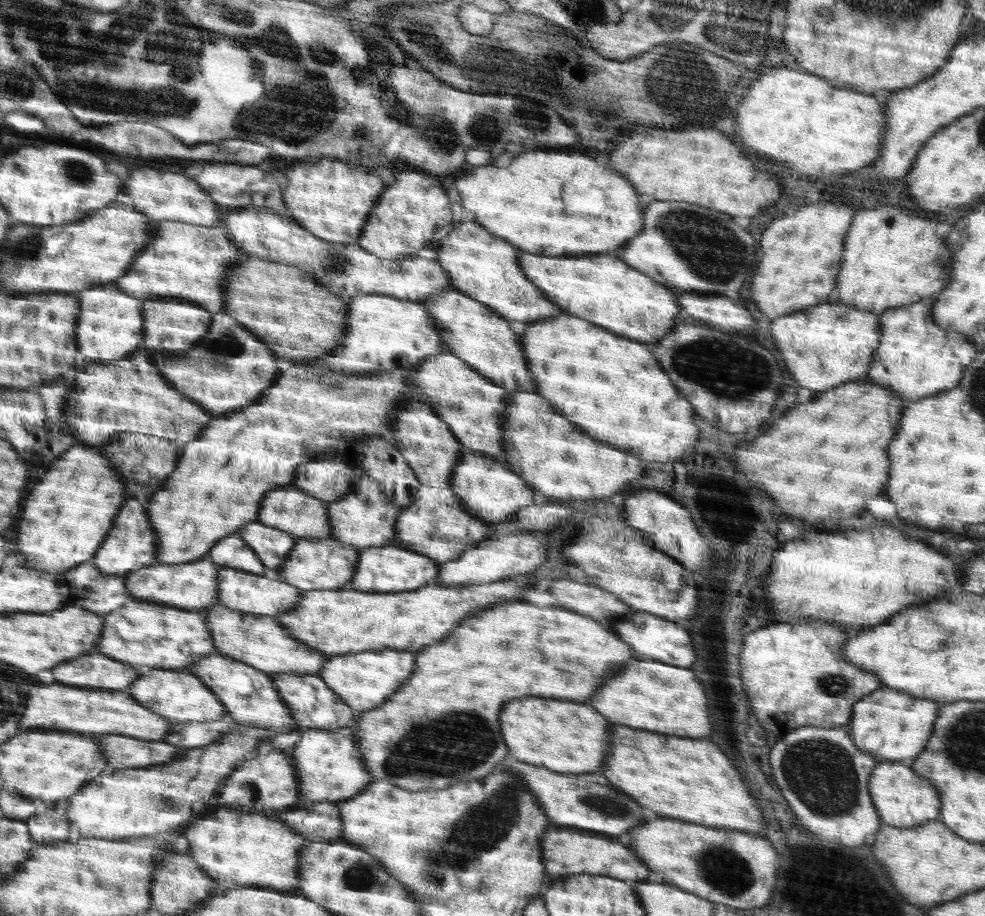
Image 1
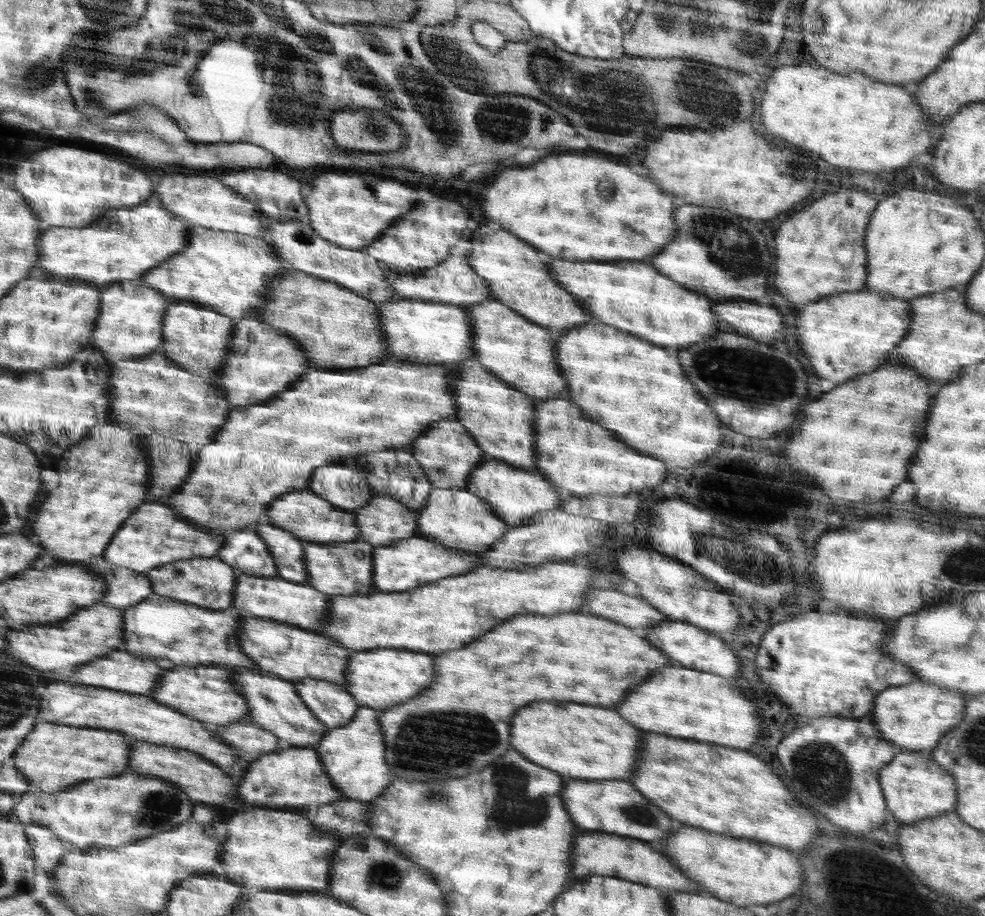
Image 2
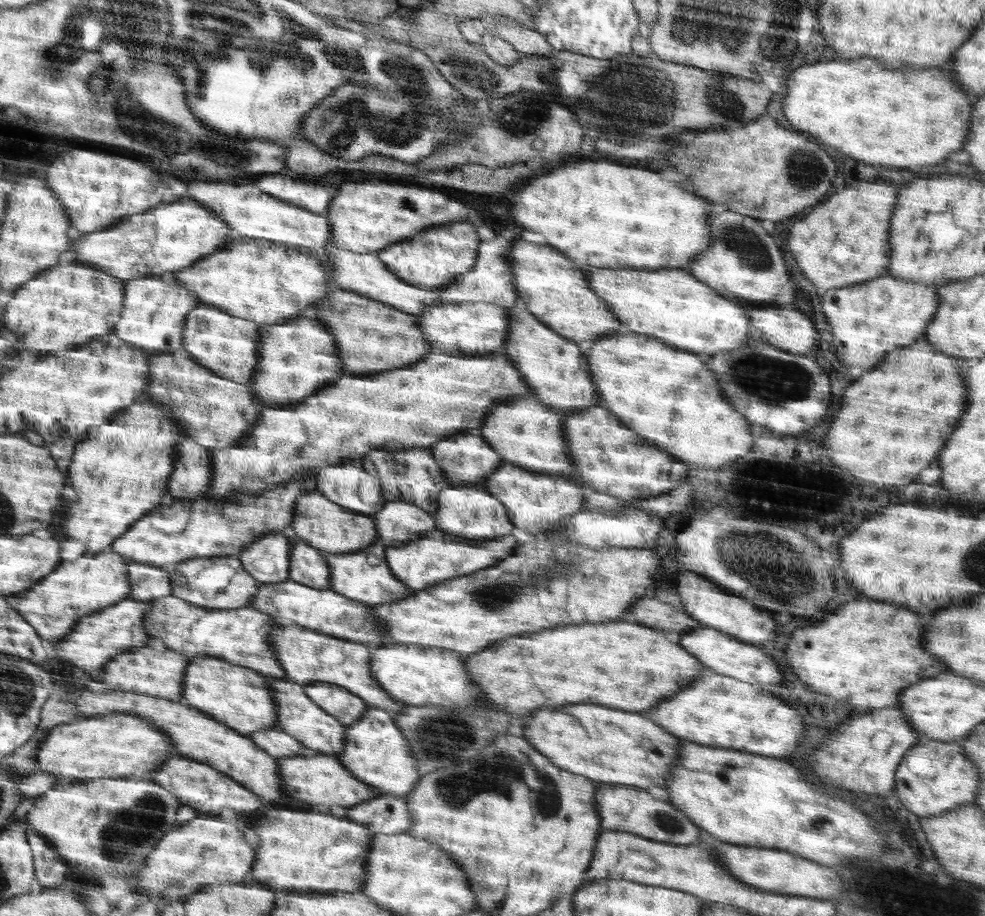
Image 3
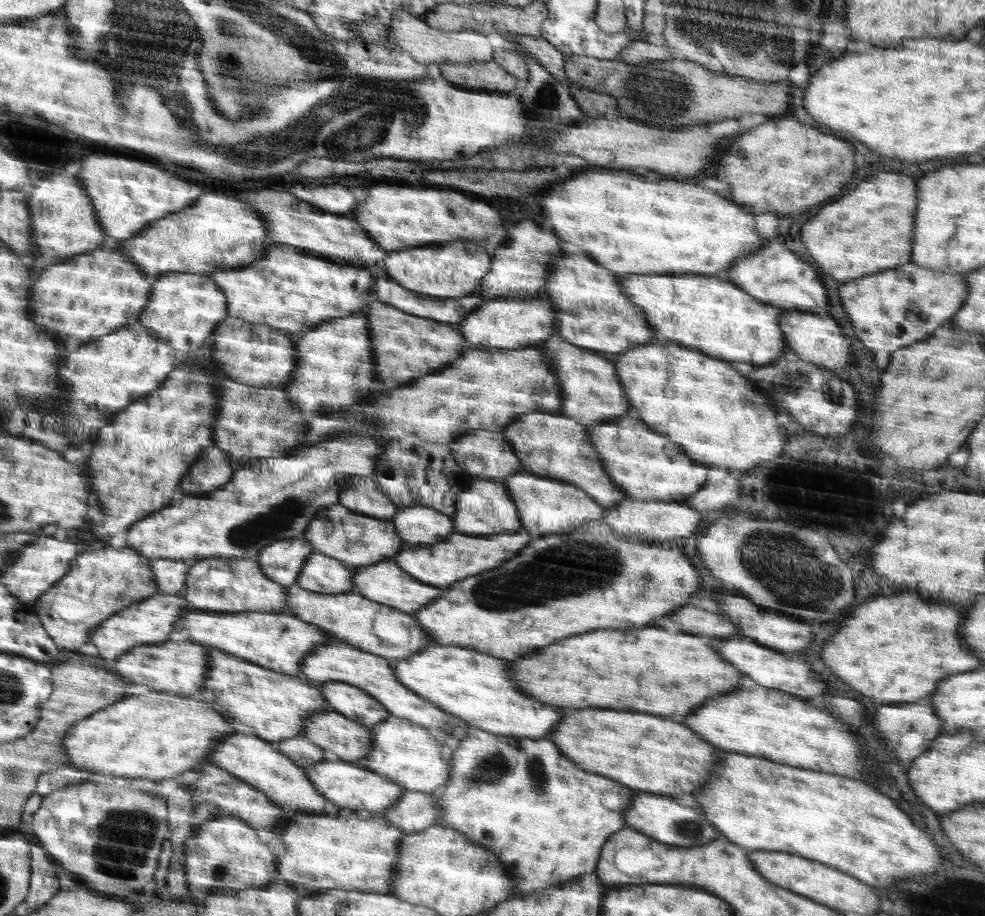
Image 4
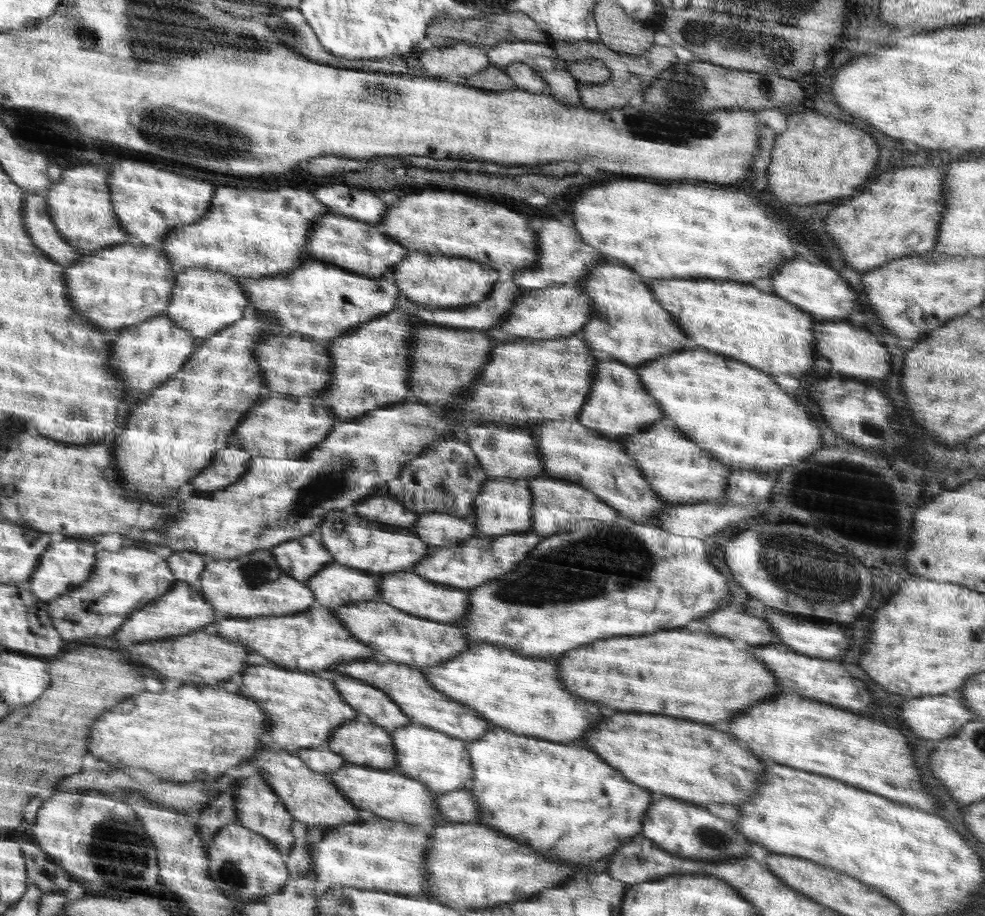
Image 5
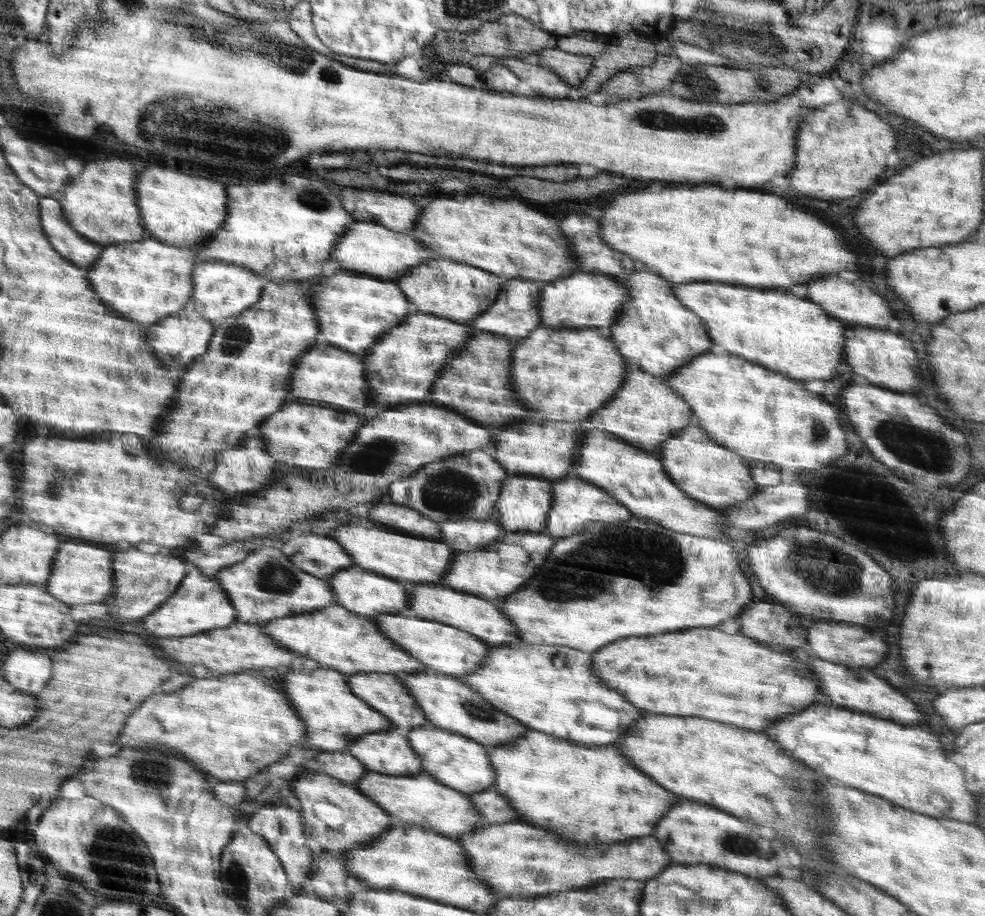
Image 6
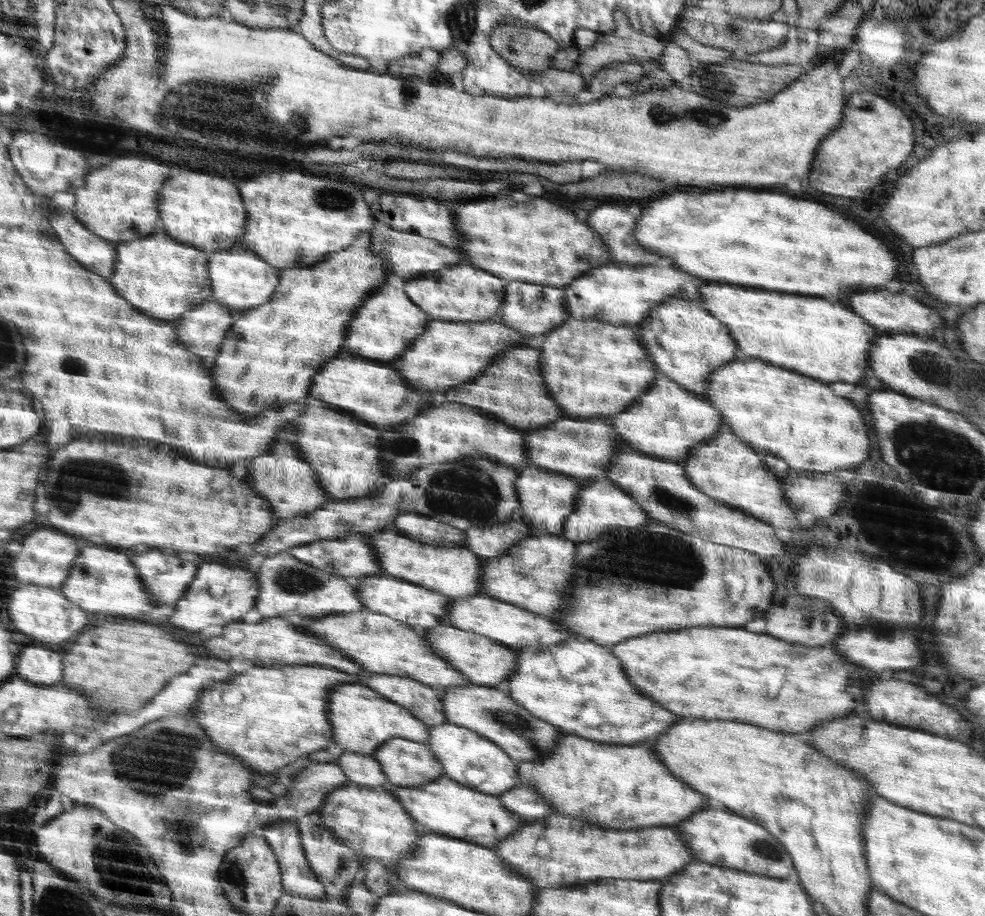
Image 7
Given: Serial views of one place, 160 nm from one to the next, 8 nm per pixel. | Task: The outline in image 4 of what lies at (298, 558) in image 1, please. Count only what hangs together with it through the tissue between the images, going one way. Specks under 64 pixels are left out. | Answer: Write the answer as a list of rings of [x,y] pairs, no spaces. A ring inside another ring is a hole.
[[[393,560],[377,562],[376,565],[359,566],[352,568],[356,571],[354,578],[354,590],[374,602],[393,607],[396,610],[414,613],[433,604],[438,598],[444,596],[442,587],[430,586],[414,578],[408,571],[404,571]]]

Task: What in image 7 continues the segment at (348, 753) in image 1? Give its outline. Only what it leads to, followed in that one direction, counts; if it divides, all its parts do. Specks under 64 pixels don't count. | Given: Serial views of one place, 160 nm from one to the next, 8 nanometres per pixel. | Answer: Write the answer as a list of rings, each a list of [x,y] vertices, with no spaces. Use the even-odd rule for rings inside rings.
[[[450,722],[432,727],[430,738],[425,742],[444,763],[444,776],[472,787],[486,794],[499,795],[516,788],[520,784],[518,763],[509,757],[500,746],[490,738]]]

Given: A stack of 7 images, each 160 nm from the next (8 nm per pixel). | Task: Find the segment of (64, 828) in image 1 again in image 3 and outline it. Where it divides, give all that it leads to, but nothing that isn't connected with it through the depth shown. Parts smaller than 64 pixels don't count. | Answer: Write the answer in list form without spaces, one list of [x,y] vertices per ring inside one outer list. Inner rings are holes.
[[[34,829],[28,830],[29,844],[33,848],[39,889],[56,889],[65,879],[68,870],[65,860],[53,846]]]

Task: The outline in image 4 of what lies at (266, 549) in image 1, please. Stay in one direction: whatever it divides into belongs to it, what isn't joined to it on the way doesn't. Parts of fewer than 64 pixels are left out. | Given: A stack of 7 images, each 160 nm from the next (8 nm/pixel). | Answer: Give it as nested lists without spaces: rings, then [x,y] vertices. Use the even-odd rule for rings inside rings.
[[[314,552],[305,560],[296,584],[322,594],[344,594],[354,590],[356,571],[329,555]]]

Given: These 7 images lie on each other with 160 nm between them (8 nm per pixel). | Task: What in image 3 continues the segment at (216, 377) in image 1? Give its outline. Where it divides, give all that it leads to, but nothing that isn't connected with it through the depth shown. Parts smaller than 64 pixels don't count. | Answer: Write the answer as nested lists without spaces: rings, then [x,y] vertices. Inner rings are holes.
[[[309,315],[296,317],[294,320],[284,321],[282,324],[264,326],[262,350],[260,351],[262,351],[261,366],[250,386],[254,387],[258,400],[261,400],[266,408],[300,404],[313,397],[314,394],[318,394],[318,390],[332,386],[333,382],[349,374],[345,372],[344,359],[340,357],[340,347],[337,346],[336,335],[329,333],[329,327],[325,326],[325,322],[319,322],[317,318]]]

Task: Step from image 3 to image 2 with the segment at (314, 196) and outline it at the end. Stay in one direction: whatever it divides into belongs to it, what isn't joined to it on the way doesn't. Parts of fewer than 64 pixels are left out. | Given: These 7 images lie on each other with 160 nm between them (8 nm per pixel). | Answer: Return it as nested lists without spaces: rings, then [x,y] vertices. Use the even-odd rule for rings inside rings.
[[[246,170],[246,172],[230,172],[224,176],[217,175],[222,184],[228,186],[230,190],[236,190],[244,198],[250,198],[271,220],[287,221],[300,220],[302,224],[310,224],[309,210],[304,204],[304,194],[308,188],[296,180],[290,178],[284,172],[270,172],[270,170]]]

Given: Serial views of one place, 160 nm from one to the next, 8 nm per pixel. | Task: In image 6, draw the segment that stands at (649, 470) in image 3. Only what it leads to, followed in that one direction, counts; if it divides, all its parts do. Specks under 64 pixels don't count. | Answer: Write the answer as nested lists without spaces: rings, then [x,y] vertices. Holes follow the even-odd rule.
[[[697,423],[690,424],[676,437],[670,437],[655,454],[662,459],[666,473],[678,487],[690,498],[697,499],[698,503],[710,508],[720,510],[740,505],[761,492],[760,487],[756,487],[756,483],[750,477],[753,463],[737,451],[714,442],[709,438],[709,432],[702,430]]]

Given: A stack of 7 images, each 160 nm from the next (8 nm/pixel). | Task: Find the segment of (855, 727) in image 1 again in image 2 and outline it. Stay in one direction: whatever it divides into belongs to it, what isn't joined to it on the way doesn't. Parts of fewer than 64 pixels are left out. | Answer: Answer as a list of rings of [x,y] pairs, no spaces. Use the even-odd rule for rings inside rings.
[[[916,680],[904,686],[890,687],[877,694],[868,715],[873,718],[875,729],[882,740],[891,742],[902,751],[930,751],[937,745],[940,737],[962,720],[967,700],[968,697],[957,690]]]

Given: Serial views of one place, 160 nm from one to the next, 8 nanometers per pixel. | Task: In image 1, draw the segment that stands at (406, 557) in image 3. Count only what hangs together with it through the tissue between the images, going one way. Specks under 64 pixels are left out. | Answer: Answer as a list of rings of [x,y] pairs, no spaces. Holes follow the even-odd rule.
[[[388,544],[368,547],[360,552],[358,570],[349,588],[370,593],[402,593],[422,589],[437,577],[440,563],[428,555],[422,556],[414,550],[406,550],[399,545]]]

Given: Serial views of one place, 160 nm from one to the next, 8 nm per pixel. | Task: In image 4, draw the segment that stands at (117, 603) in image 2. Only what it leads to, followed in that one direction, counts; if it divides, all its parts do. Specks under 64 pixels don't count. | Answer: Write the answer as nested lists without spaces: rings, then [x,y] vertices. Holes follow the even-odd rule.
[[[155,559],[152,571],[156,575],[158,594],[178,594],[185,592],[185,580],[190,563],[182,560]]]

